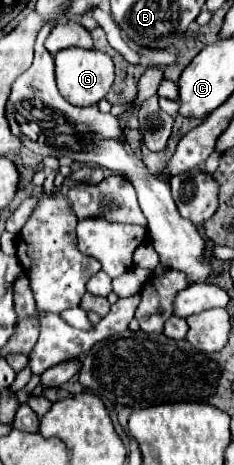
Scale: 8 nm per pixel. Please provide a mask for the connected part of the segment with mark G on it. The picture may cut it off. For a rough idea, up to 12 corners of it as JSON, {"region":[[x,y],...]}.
{"region":[[65,48],[55,54],[61,96],[93,106],[113,84],[105,52]]}

